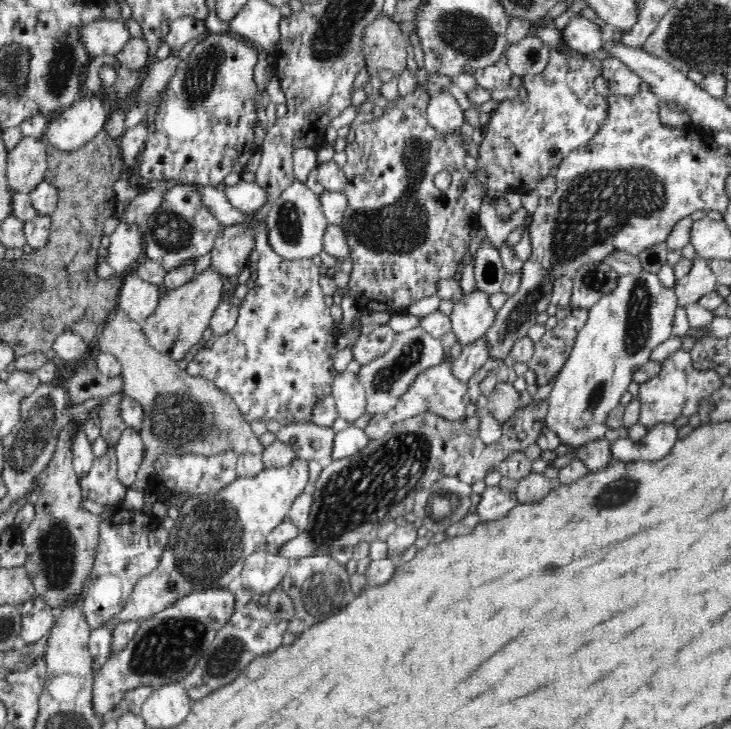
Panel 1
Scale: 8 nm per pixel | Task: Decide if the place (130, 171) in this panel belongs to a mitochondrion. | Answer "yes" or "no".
no

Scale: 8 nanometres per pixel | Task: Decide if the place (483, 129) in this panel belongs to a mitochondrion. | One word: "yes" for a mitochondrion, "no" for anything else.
no

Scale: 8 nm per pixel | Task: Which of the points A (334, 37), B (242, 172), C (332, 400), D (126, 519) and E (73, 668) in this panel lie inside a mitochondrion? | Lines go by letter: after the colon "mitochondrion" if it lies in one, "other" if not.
A: mitochondrion
B: other
C: other
D: other
E: other

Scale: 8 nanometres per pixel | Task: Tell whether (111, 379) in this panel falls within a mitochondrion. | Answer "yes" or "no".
no

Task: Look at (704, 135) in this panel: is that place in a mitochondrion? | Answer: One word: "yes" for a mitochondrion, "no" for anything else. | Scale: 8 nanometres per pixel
no

